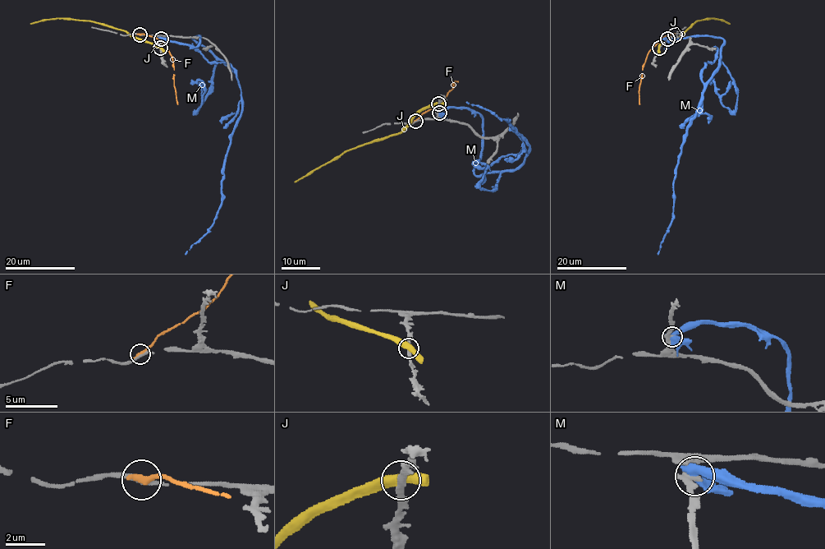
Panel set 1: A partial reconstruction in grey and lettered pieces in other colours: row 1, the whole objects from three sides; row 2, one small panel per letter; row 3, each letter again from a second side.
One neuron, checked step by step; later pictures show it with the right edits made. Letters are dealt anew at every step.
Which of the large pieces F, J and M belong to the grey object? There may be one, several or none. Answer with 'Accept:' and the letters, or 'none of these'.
Accept: none of these

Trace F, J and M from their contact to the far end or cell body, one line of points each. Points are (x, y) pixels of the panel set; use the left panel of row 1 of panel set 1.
F: (139, 34), (159, 39), (167, 48), (174, 68), (177, 104)
J: (160, 48), (133, 39), (125, 30), (93, 20), (52, 18), (30, 24)
M: (161, 39), (194, 46), (199, 35), (192, 38), (240, 89), (222, 205), (185, 254)

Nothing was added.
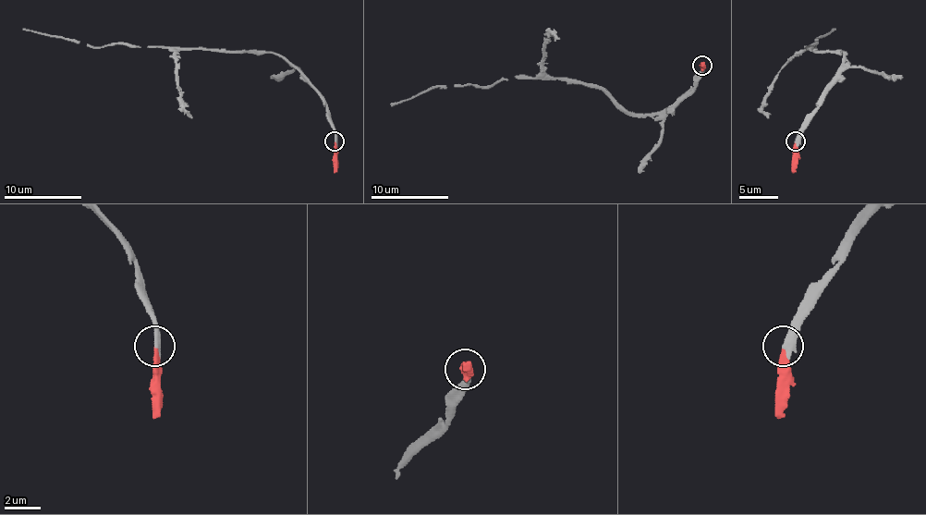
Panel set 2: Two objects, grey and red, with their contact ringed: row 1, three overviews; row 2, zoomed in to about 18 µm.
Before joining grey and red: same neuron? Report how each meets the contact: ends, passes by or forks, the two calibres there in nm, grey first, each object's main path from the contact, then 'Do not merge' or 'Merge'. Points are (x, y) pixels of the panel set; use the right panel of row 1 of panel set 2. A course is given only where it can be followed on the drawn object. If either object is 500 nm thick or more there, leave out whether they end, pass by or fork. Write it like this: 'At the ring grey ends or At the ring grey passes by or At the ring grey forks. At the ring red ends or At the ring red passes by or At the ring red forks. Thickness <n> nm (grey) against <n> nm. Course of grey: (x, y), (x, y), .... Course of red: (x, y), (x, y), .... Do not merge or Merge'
At the ring grey ends. At the ring red ends. Thickness 400 nm (grey) against 280 nm. Course of grey: (795, 141), (800, 124), (840, 69), (844, 55), (807, 46), (814, 46), (834, 29). Course of red: (795, 141), (793, 173). Merge

